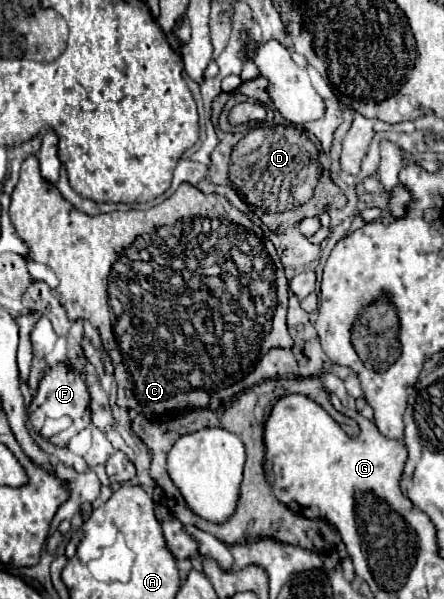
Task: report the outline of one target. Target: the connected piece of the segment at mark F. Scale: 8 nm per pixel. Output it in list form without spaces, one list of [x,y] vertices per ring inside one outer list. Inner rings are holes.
[[[56,365],[56,367],[48,369],[44,379],[40,381],[38,393],[32,399],[32,405],[28,407],[28,419],[30,419],[32,427],[36,431],[40,431],[48,415],[68,415],[72,419],[72,425],[64,433],[50,439],[50,443],[54,443],[58,447],[66,447],[68,441],[76,433],[80,433],[82,429],[86,429],[90,425],[90,407],[88,405],[90,405],[90,395],[88,395],[88,389],[86,389],[86,383],[84,383],[82,375],[78,371],[74,371],[74,369],[68,369],[66,365]]]

